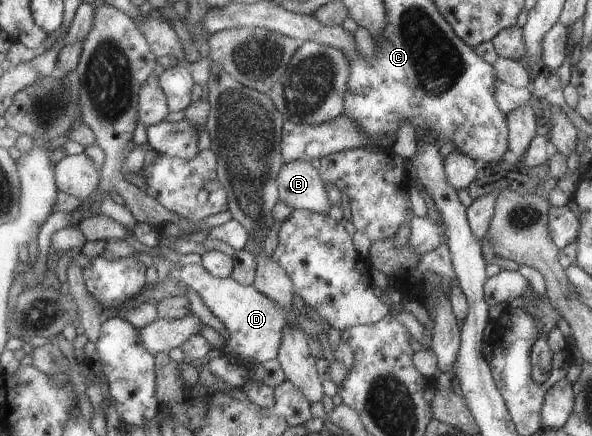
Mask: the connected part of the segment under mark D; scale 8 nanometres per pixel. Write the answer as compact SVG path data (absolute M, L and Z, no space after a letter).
M200 263L182 266L177 270L177 275L187 288L191 288L198 294L204 306L225 326L229 337L222 352L228 357L234 357L240 361L254 358L258 362L275 358L281 341L281 330L290 321L299 324L306 336L312 335L318 338L317 334L326 334L328 330L328 325L317 324L307 315L298 314L294 308L282 309L260 294L252 285L238 284L230 275L212 276Z

